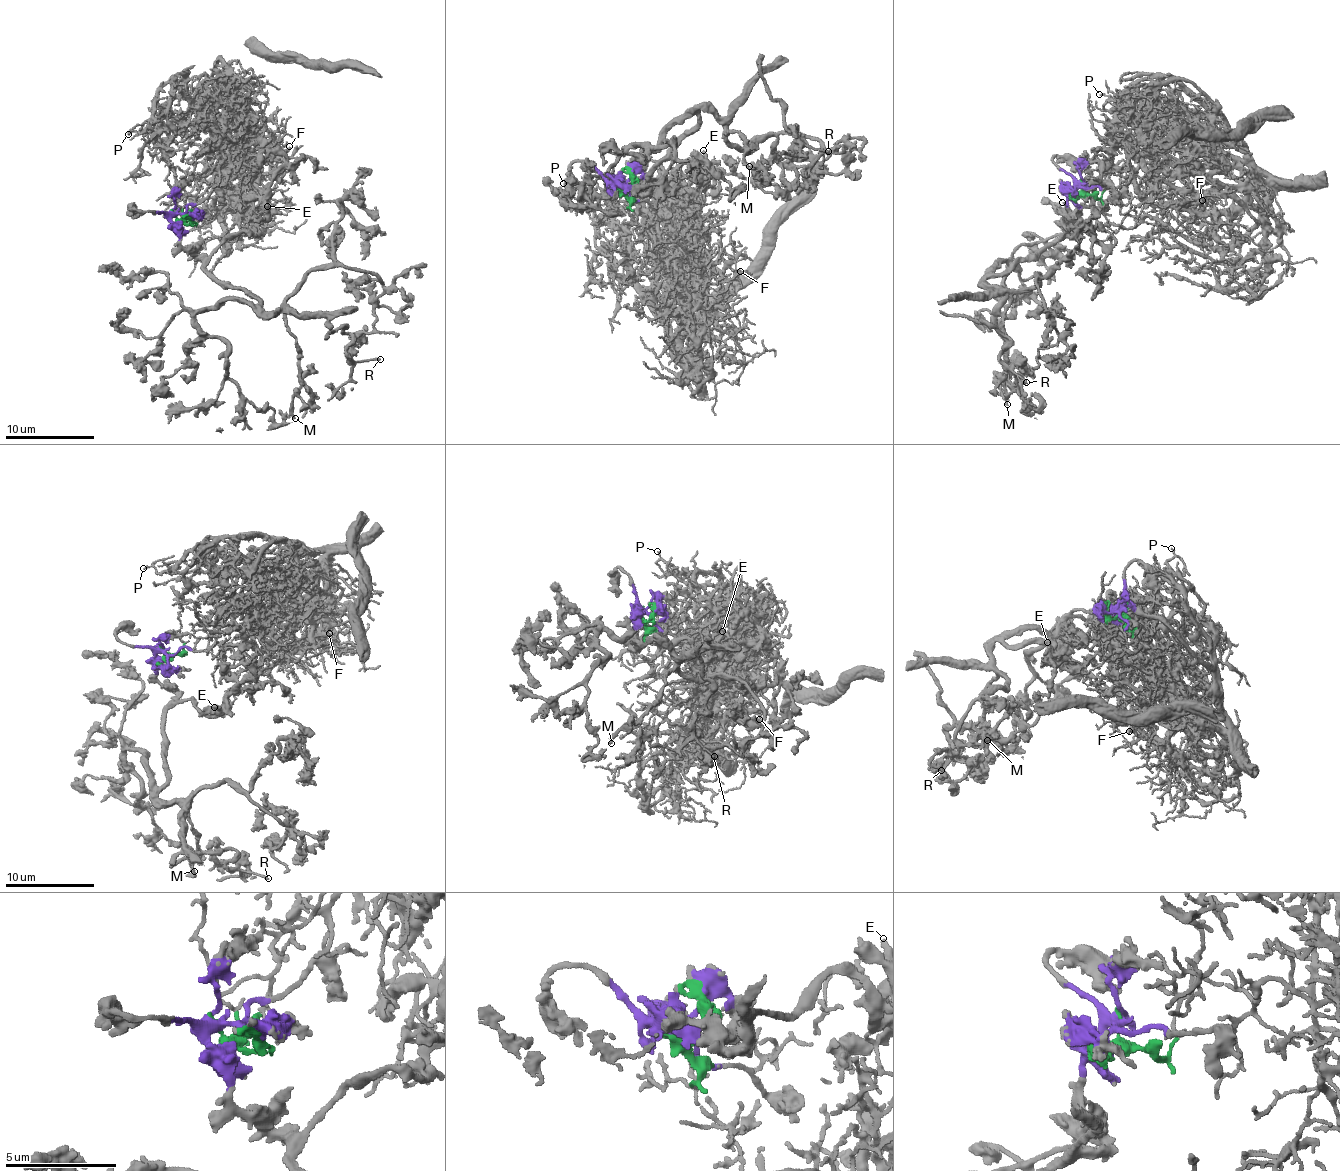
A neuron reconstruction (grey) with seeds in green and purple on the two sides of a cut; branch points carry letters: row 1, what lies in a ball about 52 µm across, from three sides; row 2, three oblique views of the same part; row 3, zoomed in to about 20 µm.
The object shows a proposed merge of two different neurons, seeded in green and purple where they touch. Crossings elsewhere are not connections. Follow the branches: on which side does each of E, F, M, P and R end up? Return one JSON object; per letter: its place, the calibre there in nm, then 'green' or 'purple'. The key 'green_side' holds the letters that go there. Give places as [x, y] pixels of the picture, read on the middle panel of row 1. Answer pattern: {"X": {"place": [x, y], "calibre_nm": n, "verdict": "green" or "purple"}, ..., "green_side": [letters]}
{"E": {"place": [703, 150], "calibre_nm": 320, "verdict": "purple"}, "F": {"place": [740, 271], "calibre_nm": 240, "verdict": "green"}, "M": {"place": [749, 166], "calibre_nm": 260, "verdict": "purple"}, "P": {"place": [563, 183], "calibre_nm": 130, "verdict": "green"}, "R": {"place": [828, 151], "calibre_nm": 190, "verdict": "purple"}, "green_side": ["F", "P"]}

